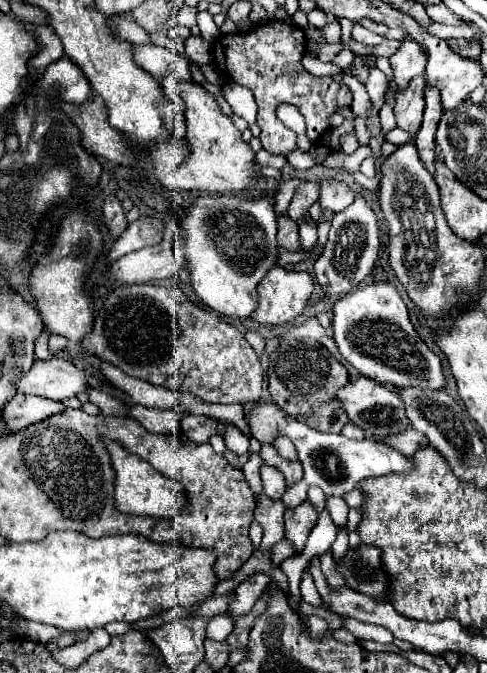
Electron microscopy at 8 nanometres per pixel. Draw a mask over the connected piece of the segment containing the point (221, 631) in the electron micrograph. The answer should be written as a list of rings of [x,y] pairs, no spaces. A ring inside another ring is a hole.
[[[222,613],[222,615],[212,617],[206,627],[206,639],[224,641],[232,633],[232,625],[234,625],[234,619],[230,617],[230,613]]]

